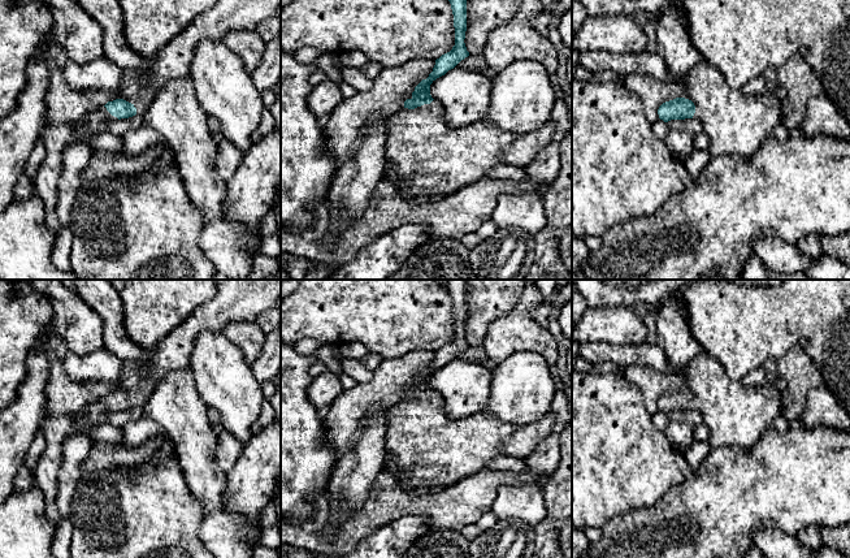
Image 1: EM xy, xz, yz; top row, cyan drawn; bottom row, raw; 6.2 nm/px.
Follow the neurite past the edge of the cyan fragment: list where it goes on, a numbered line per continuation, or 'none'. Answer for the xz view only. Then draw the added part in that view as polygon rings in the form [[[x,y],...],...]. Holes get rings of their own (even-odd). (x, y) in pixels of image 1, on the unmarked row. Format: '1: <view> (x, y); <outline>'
1: xz (436, 450); [[[437,392],[415,401],[400,399],[386,410],[386,419],[385,454],[395,467],[385,471],[395,477],[406,473],[409,483],[400,484],[406,490],[454,486],[486,471],[489,463],[503,454],[504,441],[519,429],[517,425],[503,423],[486,410],[463,418],[448,415],[444,411],[444,401]]]

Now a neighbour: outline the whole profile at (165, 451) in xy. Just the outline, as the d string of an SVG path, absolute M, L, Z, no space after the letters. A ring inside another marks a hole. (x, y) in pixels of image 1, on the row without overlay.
M160 433L160 438L161 438L161 445L155 451L151 460L165 462L165 460L169 460L169 459L174 458L175 445L174 445L173 440L164 433Z

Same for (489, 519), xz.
M490 510L481 515L476 524L480 527L481 531L486 531L495 525L498 520L499 520L498 516Z

